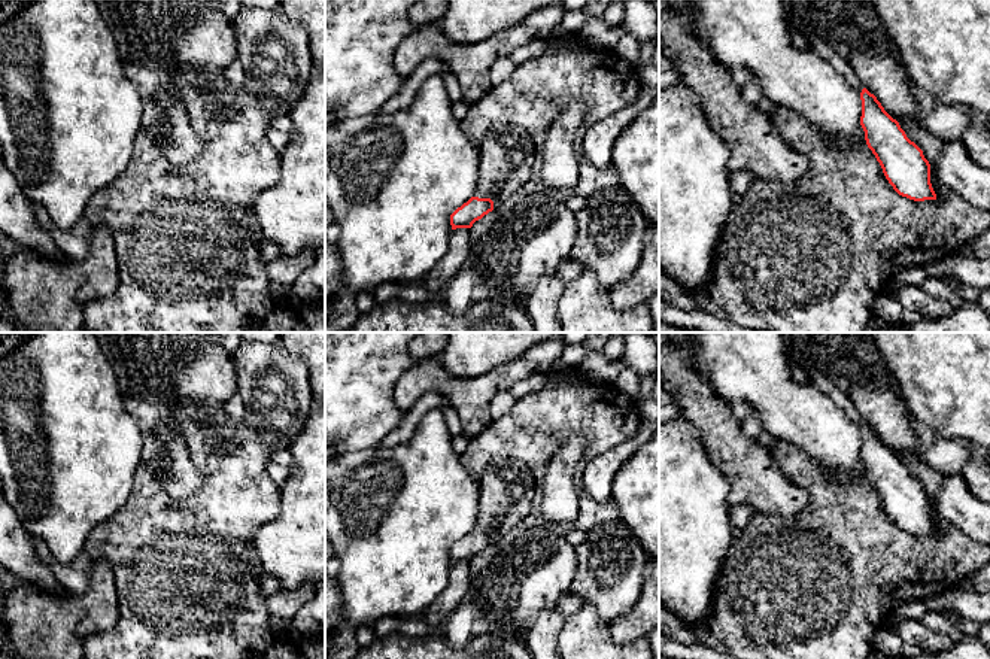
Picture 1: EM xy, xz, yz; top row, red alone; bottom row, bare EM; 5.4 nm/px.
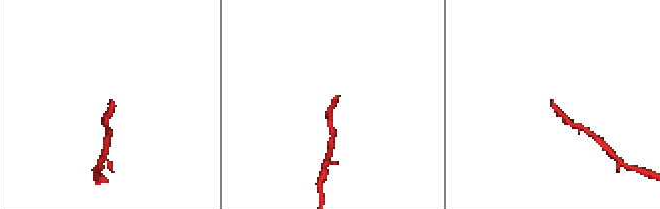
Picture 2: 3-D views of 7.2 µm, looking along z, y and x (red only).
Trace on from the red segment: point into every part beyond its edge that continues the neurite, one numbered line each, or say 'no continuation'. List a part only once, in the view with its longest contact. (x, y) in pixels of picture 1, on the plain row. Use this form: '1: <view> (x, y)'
1: xz (507, 486)

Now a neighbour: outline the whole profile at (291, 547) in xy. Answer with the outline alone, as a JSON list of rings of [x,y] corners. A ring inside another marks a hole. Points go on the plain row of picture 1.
[[[315,404],[303,431],[288,449],[294,462],[286,485],[280,488],[282,508],[276,519],[264,523],[253,535],[262,570],[279,580],[280,590],[295,589],[304,583],[325,583],[325,406]]]

